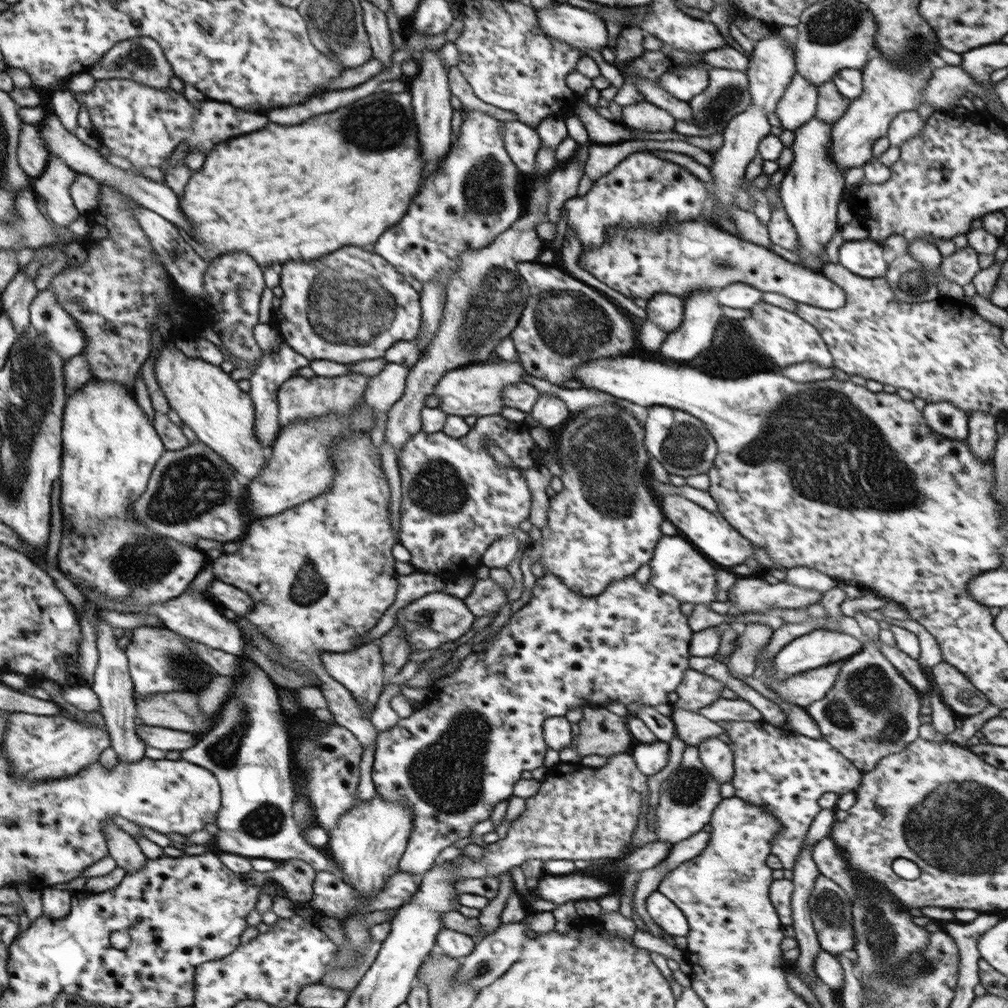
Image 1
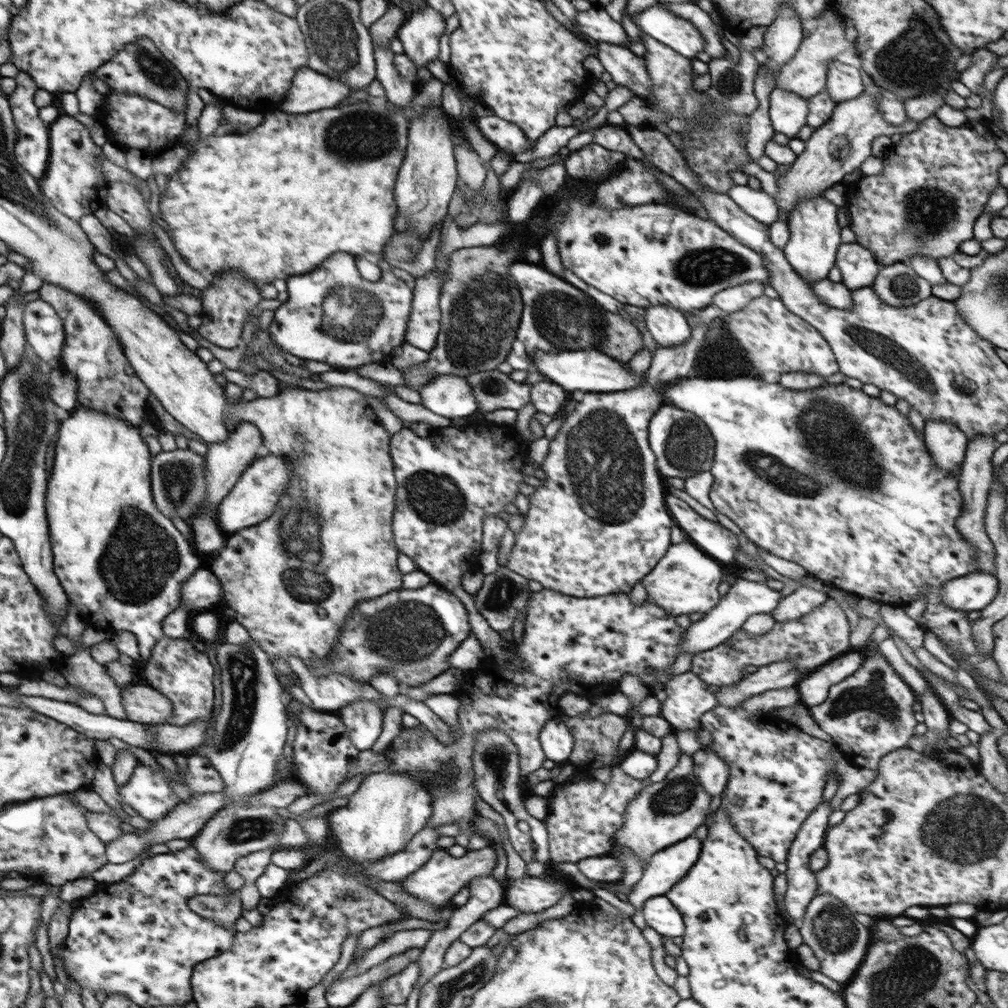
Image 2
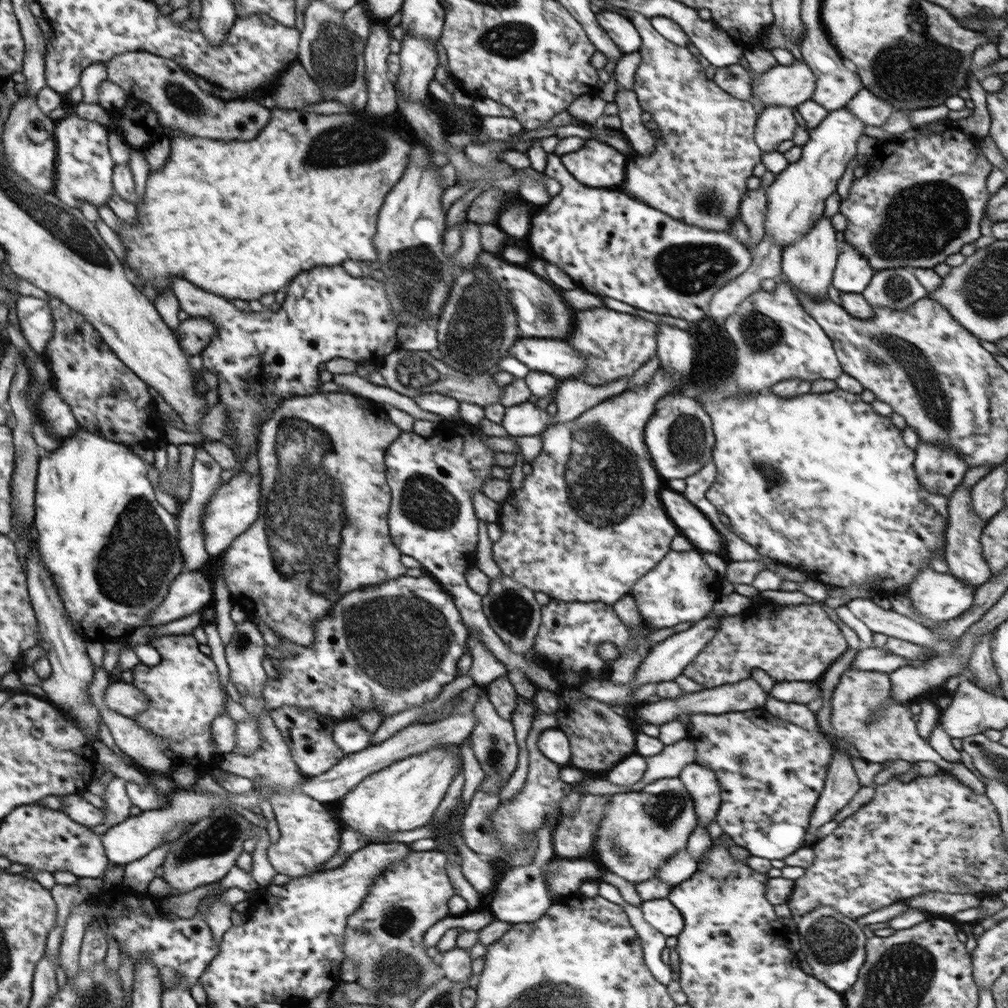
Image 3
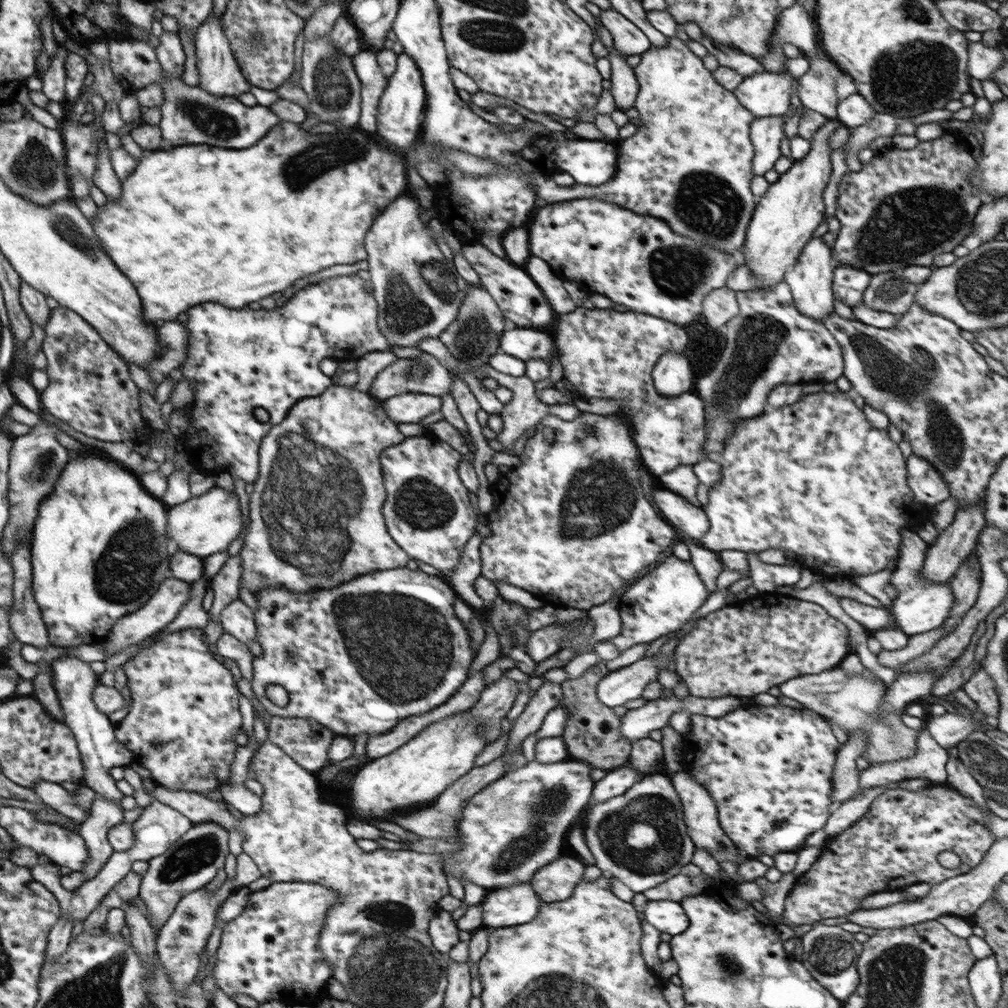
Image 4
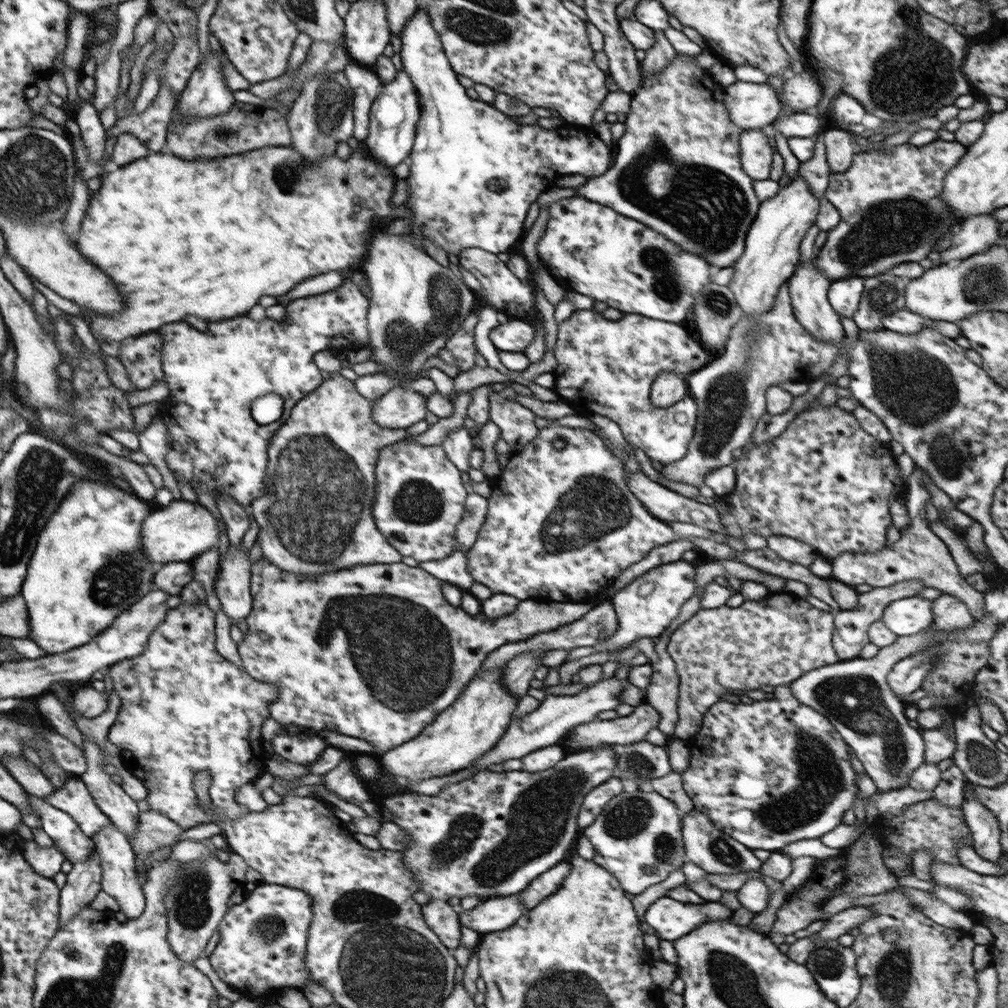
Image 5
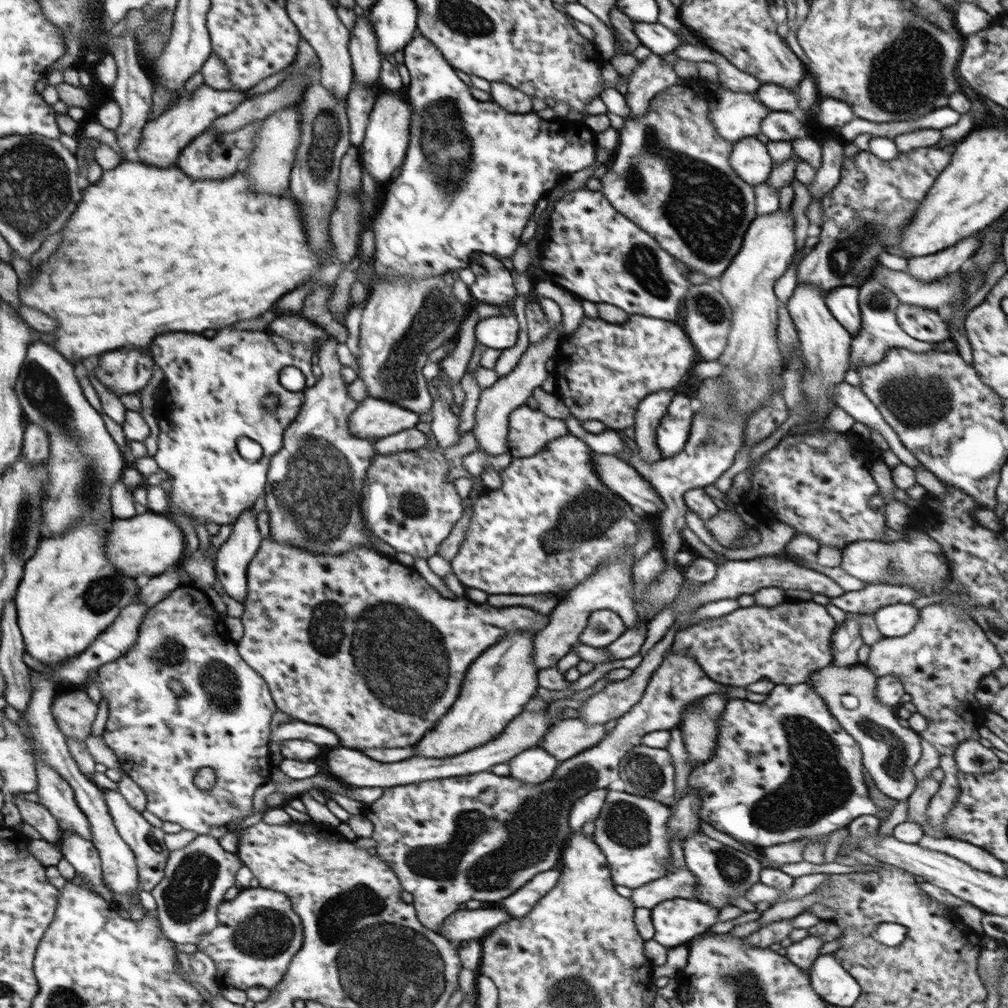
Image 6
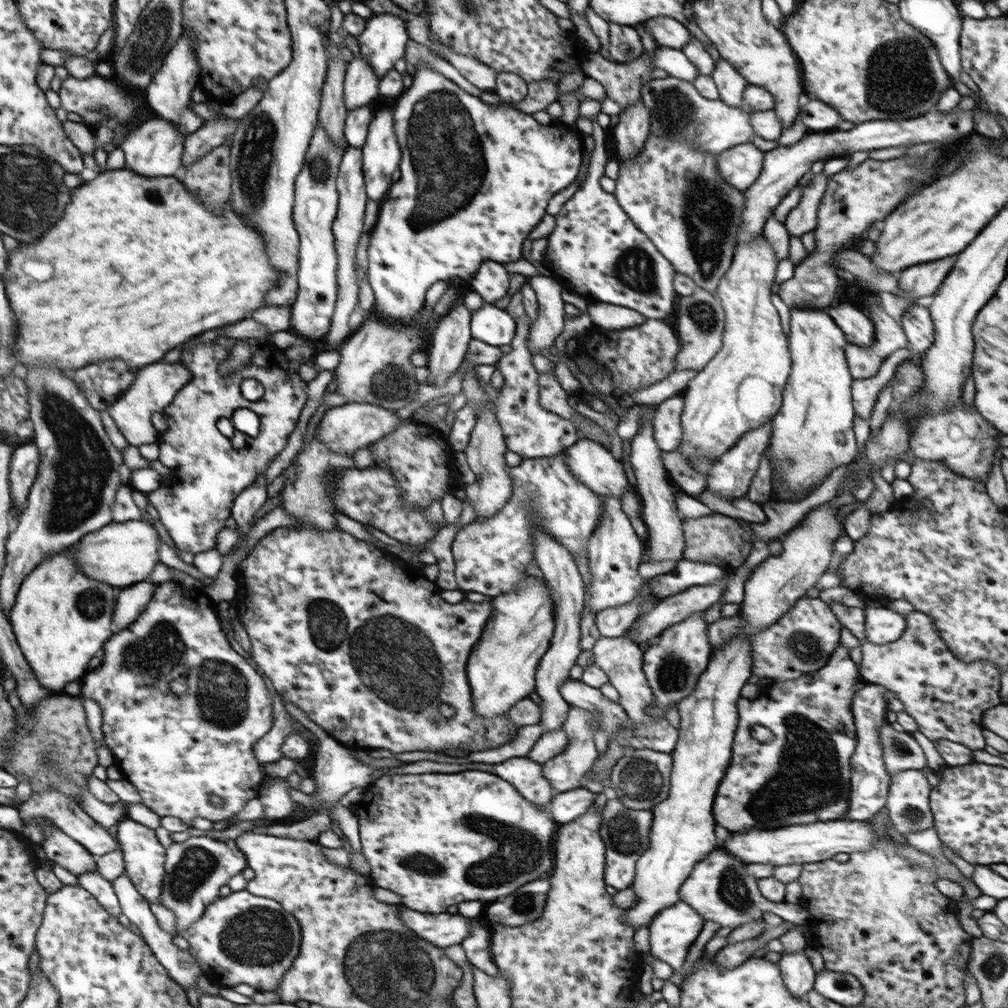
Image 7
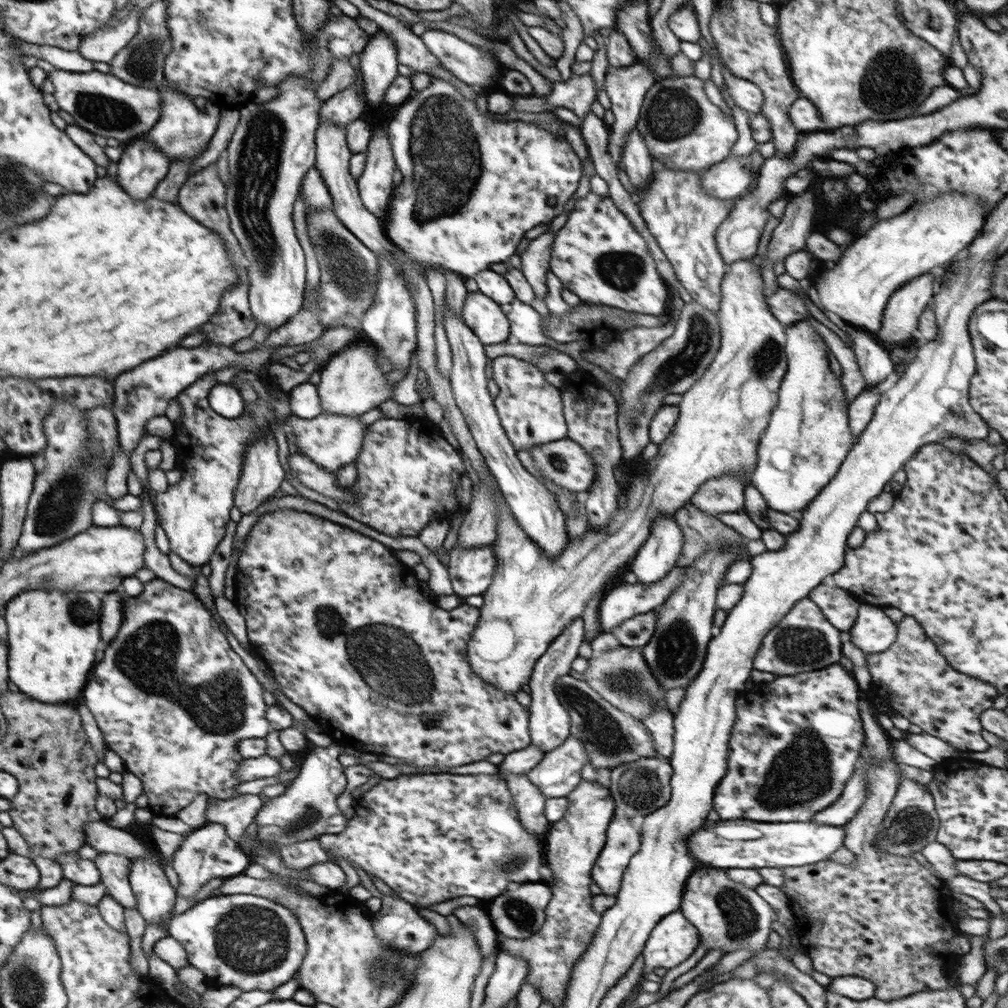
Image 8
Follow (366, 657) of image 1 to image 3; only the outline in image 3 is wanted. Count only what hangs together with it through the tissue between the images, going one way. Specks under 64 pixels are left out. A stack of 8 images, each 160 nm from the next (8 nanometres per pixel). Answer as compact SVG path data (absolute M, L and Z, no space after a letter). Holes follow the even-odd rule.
M357 718L335 723L333 739L345 754L360 752L371 744L373 732L364 730Z

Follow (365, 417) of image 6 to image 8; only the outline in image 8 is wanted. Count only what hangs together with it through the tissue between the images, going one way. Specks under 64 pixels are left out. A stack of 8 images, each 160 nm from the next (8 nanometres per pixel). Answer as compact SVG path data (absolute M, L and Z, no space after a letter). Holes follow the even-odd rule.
M320 414L316 418L301 419L290 415L285 418L287 430L294 434L298 452L307 456L318 466L328 472L337 472L344 465L355 462L362 448L362 439L369 425L364 424L358 414L342 416L341 414Z

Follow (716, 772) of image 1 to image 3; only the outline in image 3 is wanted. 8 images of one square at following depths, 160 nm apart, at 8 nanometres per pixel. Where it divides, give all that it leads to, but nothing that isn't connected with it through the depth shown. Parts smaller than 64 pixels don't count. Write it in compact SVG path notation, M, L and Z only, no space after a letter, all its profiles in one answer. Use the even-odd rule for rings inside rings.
M696 762L686 765L677 776L694 801L698 825L708 828L721 803L720 787L714 771Z

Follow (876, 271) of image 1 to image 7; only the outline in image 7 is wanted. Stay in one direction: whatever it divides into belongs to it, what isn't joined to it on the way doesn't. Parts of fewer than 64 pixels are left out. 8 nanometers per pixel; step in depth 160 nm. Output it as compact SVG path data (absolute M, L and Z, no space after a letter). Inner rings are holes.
M854 300L830 307L830 316L845 334L849 344L868 348L875 343L874 323Z

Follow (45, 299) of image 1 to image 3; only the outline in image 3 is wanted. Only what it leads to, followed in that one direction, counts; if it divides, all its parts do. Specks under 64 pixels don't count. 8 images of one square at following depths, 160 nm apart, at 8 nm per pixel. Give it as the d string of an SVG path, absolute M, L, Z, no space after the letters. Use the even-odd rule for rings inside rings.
M19 295L16 312L21 331L29 345L39 356L43 356L55 329L49 302L33 296Z

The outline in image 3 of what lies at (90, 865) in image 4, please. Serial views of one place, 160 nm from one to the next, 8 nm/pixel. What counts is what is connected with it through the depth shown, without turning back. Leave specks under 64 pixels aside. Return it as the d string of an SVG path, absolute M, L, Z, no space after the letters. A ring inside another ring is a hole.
M115 776L106 788L107 794L102 797L104 801L103 813L105 816L102 829L116 826L130 817L132 801L127 795L126 780Z

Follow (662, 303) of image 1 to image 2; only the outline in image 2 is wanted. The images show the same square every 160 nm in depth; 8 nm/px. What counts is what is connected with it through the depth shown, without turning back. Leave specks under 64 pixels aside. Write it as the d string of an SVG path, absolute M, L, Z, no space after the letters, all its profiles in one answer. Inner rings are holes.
M649 306L645 309L647 329L658 346L678 346L685 344L692 336L691 327L685 314L671 306Z

